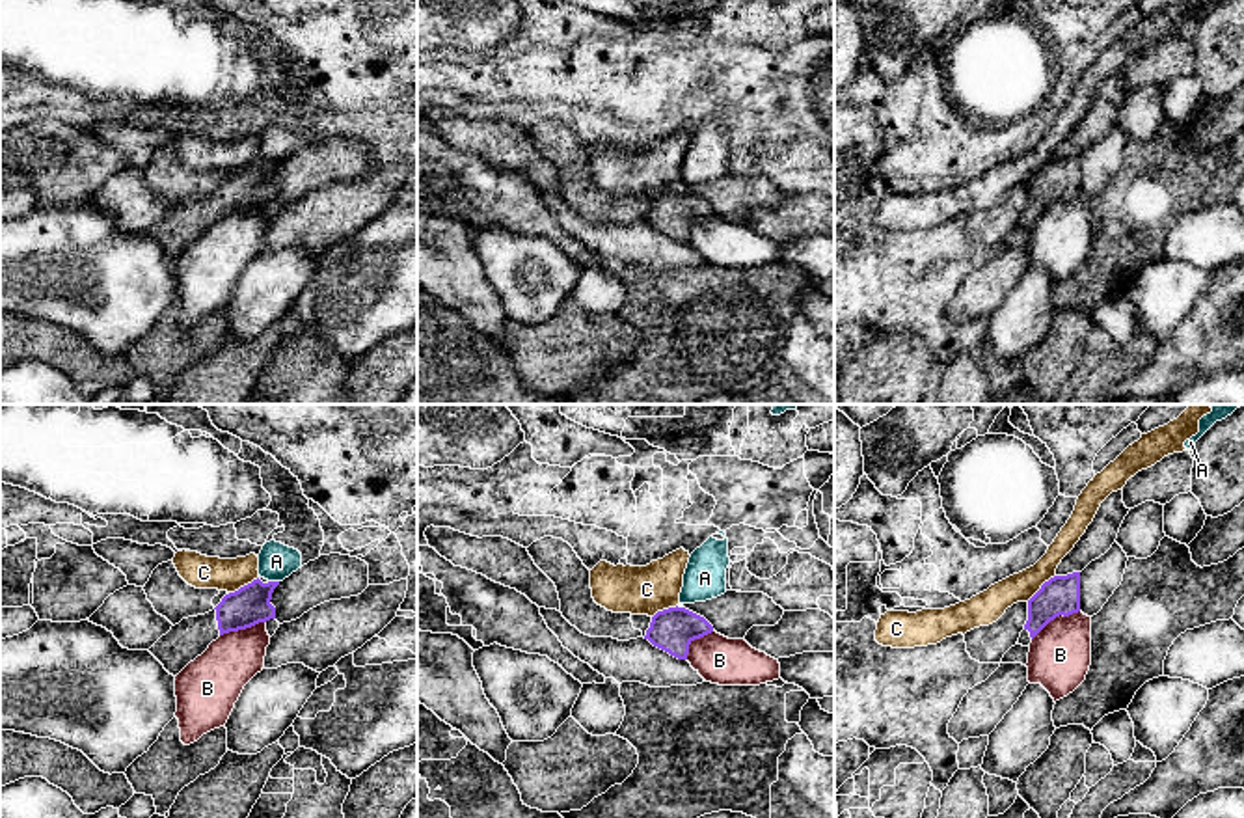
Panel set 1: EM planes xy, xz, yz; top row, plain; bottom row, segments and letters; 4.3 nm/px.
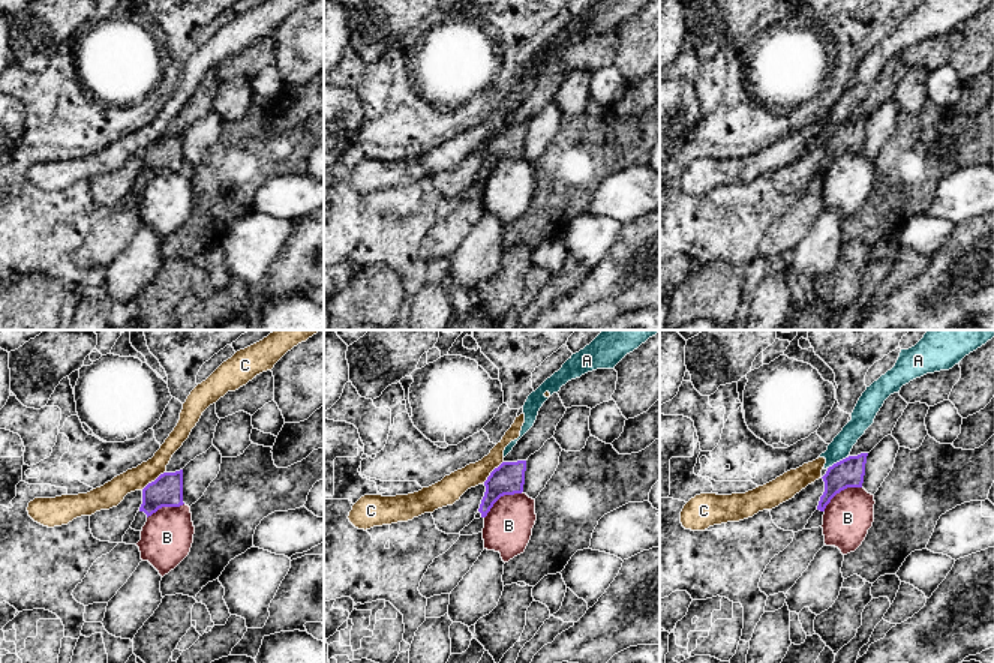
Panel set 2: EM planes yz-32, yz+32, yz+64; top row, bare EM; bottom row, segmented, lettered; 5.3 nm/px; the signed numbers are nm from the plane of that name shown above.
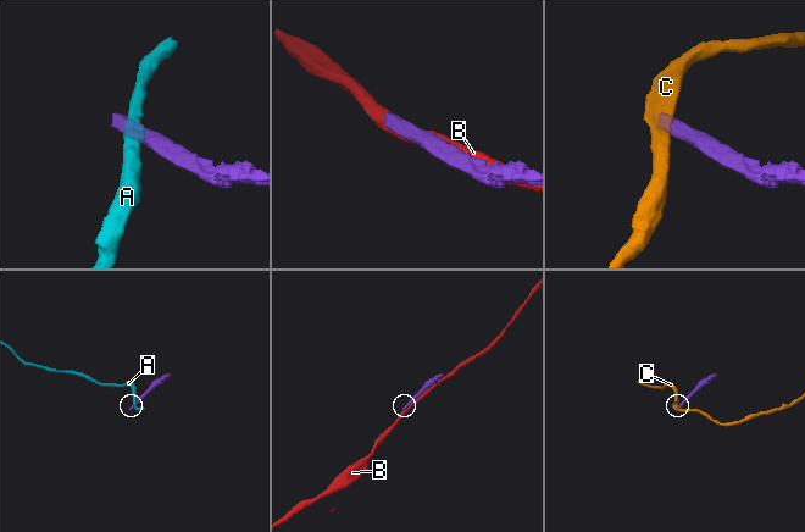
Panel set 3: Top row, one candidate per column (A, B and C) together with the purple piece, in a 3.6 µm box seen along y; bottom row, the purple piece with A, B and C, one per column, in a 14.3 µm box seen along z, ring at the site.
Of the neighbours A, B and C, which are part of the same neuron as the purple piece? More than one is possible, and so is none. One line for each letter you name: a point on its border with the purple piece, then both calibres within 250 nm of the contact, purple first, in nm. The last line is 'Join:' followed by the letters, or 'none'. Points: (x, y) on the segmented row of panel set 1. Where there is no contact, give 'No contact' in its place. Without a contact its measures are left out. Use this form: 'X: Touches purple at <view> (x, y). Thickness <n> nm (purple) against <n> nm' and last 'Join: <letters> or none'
Join: none

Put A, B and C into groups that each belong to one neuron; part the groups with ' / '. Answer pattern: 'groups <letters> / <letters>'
groups A C / B

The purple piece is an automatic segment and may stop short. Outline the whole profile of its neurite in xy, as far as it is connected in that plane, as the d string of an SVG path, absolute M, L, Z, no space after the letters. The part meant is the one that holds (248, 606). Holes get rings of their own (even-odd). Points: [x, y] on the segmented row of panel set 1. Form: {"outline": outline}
{"outline": "M259 578L229 593L209 613L183 619L162 635L149 652L177 676L190 661L201 656L212 641L229 632L251 628L276 619L270 604L279 581L263 583Z"}

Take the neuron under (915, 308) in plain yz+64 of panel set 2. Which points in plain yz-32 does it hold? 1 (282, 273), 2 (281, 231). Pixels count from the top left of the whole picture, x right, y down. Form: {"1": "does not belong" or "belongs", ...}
{"1": "belongs", "2": "does not belong"}

